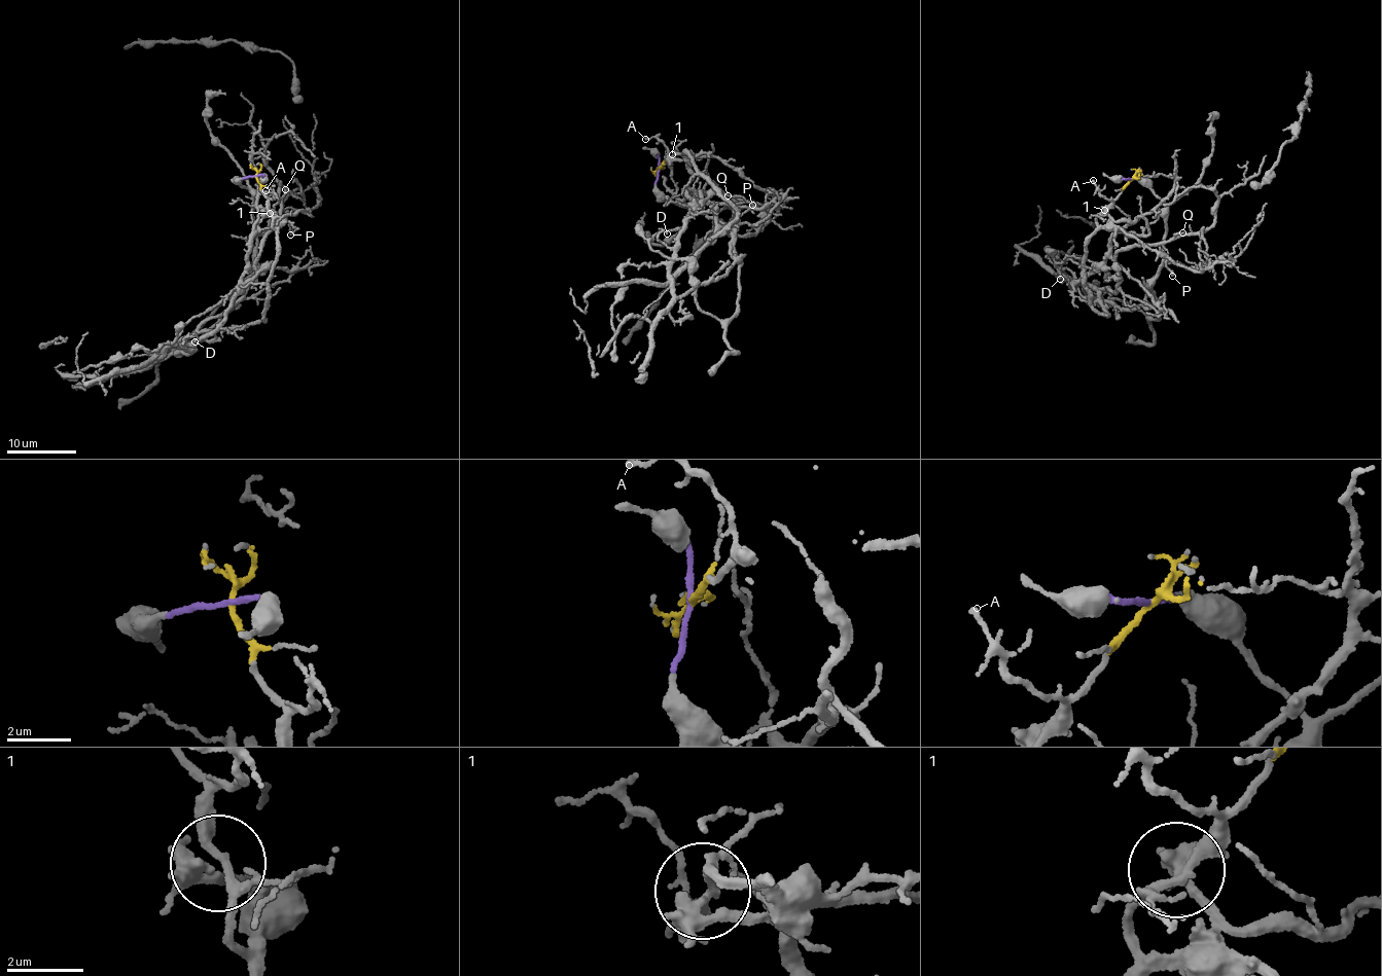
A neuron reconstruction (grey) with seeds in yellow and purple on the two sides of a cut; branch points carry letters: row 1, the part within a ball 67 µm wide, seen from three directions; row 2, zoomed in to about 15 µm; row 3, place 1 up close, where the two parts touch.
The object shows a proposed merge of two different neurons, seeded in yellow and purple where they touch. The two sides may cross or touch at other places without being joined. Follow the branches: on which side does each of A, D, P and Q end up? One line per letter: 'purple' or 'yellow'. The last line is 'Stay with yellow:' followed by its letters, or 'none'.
A: yellow
D: purple
P: yellow
Q: yellow
Stay with yellow: A, P, Q

